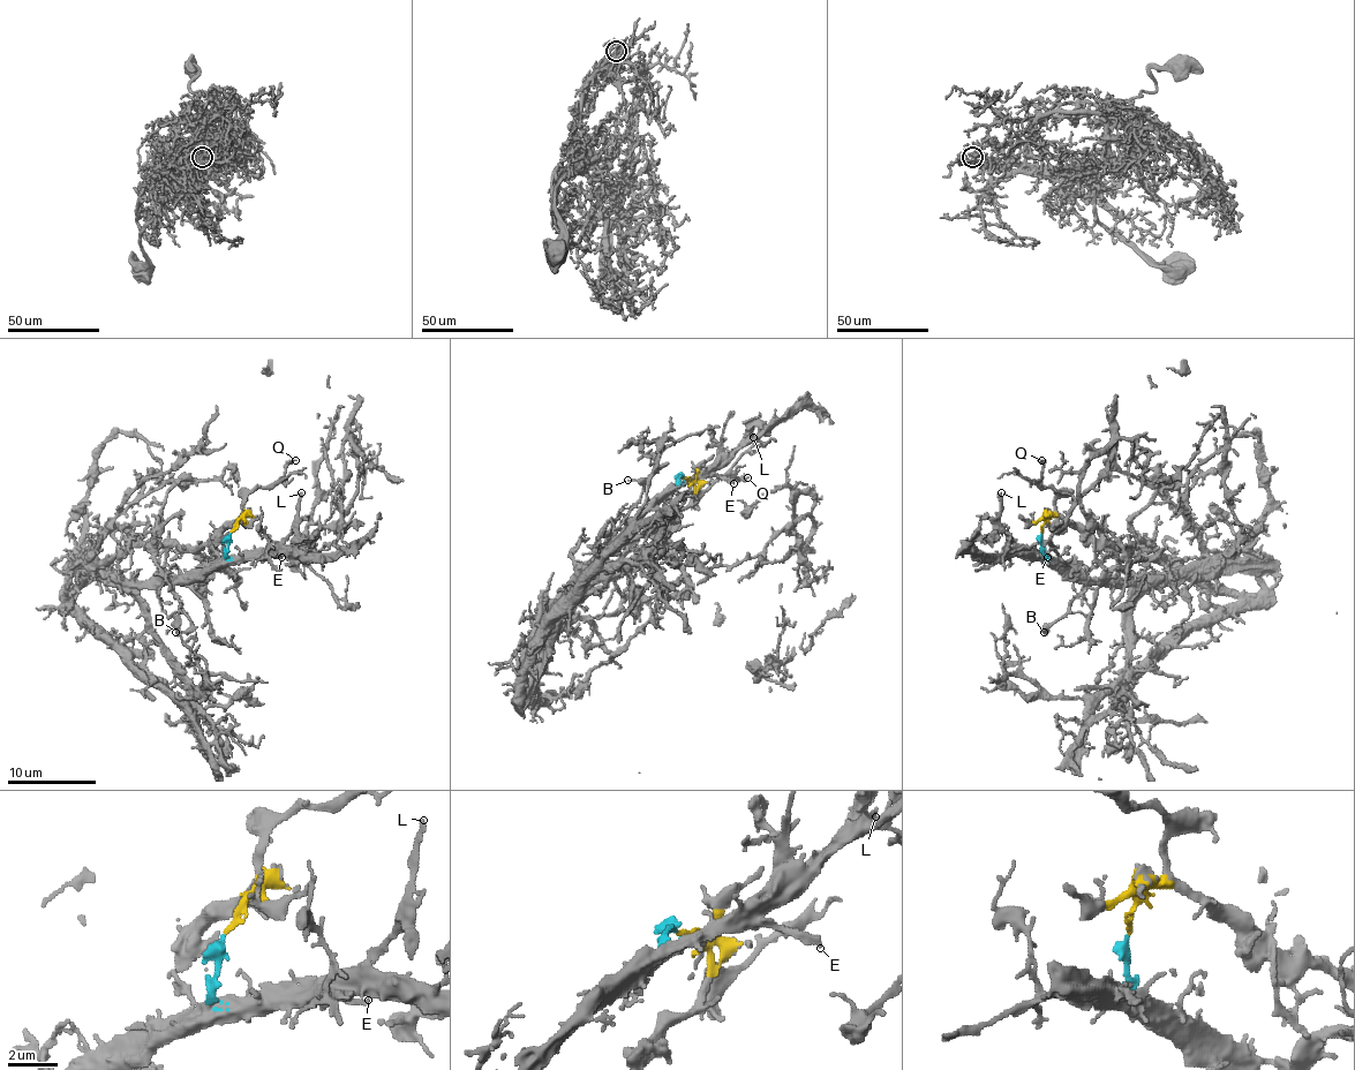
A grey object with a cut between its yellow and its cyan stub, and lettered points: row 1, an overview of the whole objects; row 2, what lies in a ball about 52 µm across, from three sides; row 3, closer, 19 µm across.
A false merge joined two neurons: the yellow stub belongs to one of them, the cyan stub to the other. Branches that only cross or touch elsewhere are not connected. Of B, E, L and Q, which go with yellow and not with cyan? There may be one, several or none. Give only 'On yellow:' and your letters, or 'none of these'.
On yellow: Q

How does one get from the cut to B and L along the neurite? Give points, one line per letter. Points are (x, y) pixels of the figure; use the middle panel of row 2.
B: (683, 477), (625, 521), (625, 515), (640, 499), (642, 490), (637, 480), (627, 480)
L: (683, 477), (678, 480), (702, 477), (747, 435), (754, 437)

